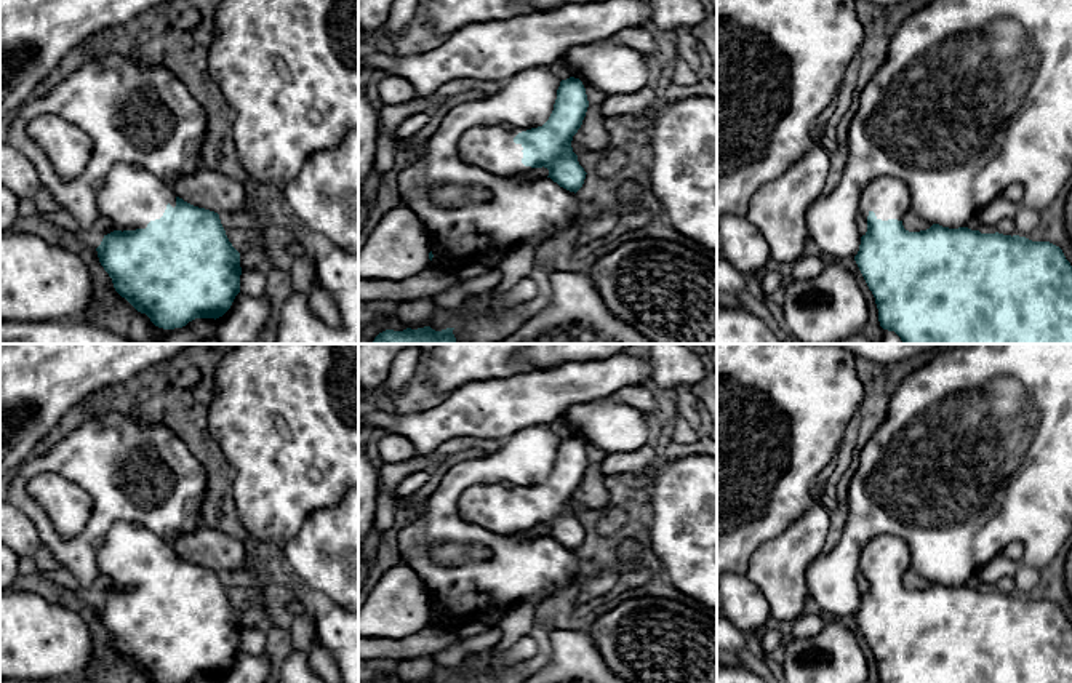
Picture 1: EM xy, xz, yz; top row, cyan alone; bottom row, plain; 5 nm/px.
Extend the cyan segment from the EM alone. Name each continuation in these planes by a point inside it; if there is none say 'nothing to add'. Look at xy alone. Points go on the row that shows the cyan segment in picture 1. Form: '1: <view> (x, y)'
1: xy (132, 197)

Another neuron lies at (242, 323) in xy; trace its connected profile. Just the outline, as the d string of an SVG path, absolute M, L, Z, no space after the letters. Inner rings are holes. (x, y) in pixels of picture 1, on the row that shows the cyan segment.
M238 293L230 309L216 318L214 341L218 344L251 344L269 322L270 299Z

